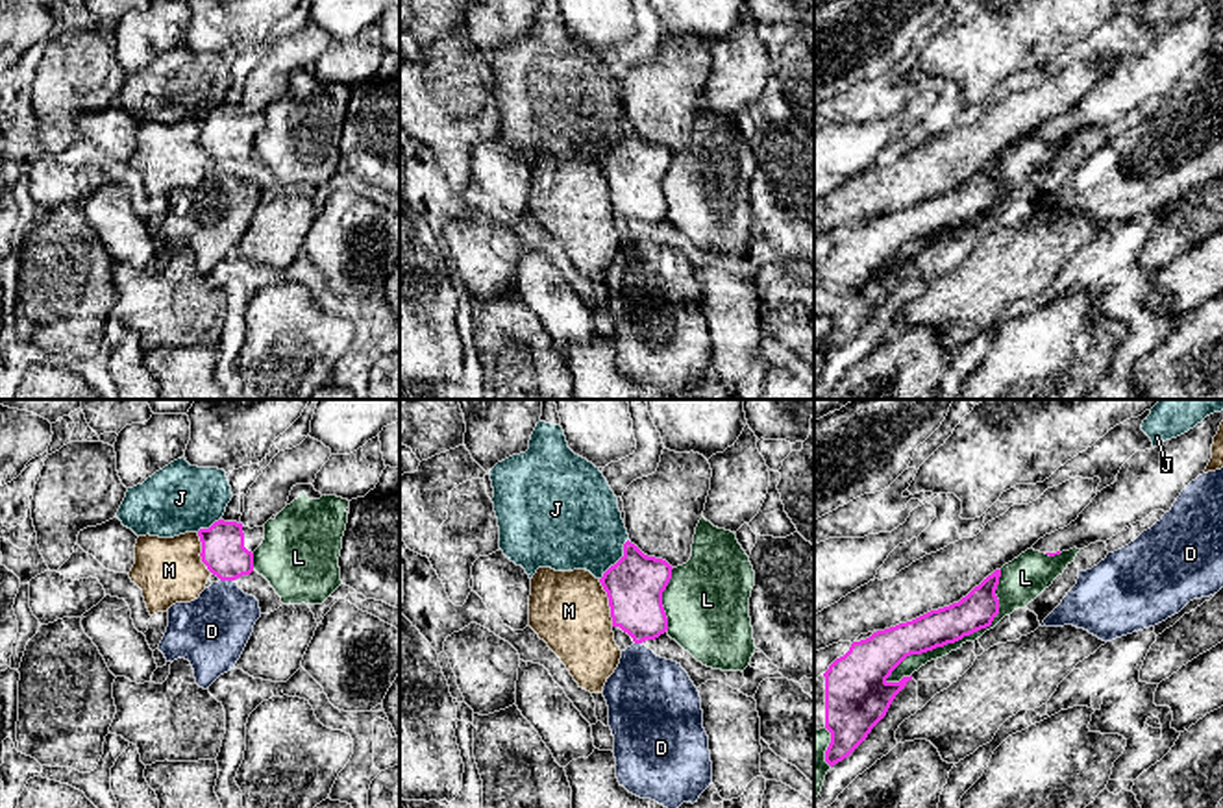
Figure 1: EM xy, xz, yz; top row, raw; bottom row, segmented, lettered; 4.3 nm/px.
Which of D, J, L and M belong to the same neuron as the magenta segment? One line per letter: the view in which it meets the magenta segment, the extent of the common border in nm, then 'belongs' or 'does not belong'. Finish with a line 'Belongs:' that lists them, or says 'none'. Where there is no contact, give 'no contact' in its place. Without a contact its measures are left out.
D: xy | 60 nm | does not belong
J: xz | 220 nm | does not belong
L: yz | 700 nm | does not belong
M: xz | 220 nm | does not belong
Belongs: none

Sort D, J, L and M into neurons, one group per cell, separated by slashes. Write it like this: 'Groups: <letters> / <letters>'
Groups: D / J / L / M

